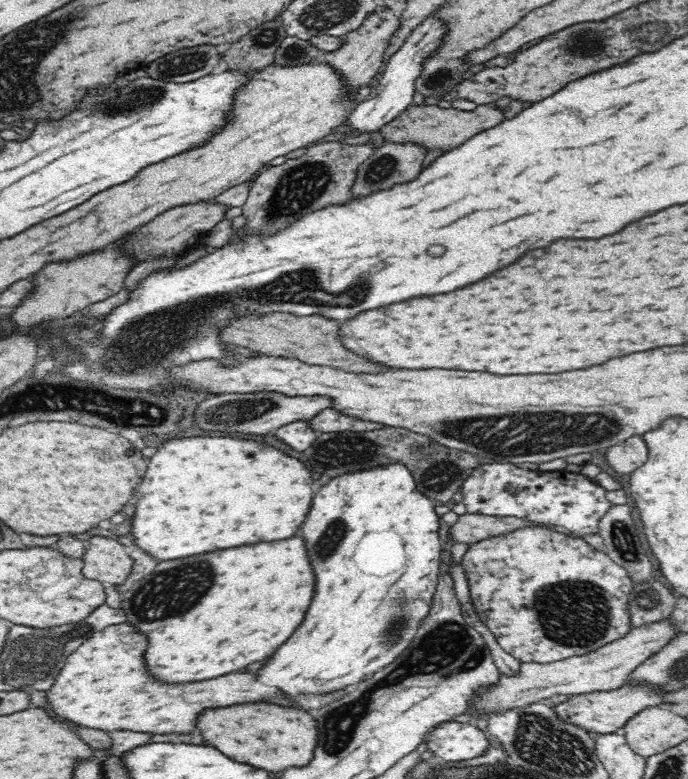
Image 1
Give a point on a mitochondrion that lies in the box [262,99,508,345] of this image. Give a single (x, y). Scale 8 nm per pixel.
(377, 172)

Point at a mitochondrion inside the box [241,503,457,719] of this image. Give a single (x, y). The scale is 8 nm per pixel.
(397, 622)

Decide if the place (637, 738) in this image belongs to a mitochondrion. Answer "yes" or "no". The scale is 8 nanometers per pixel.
no

